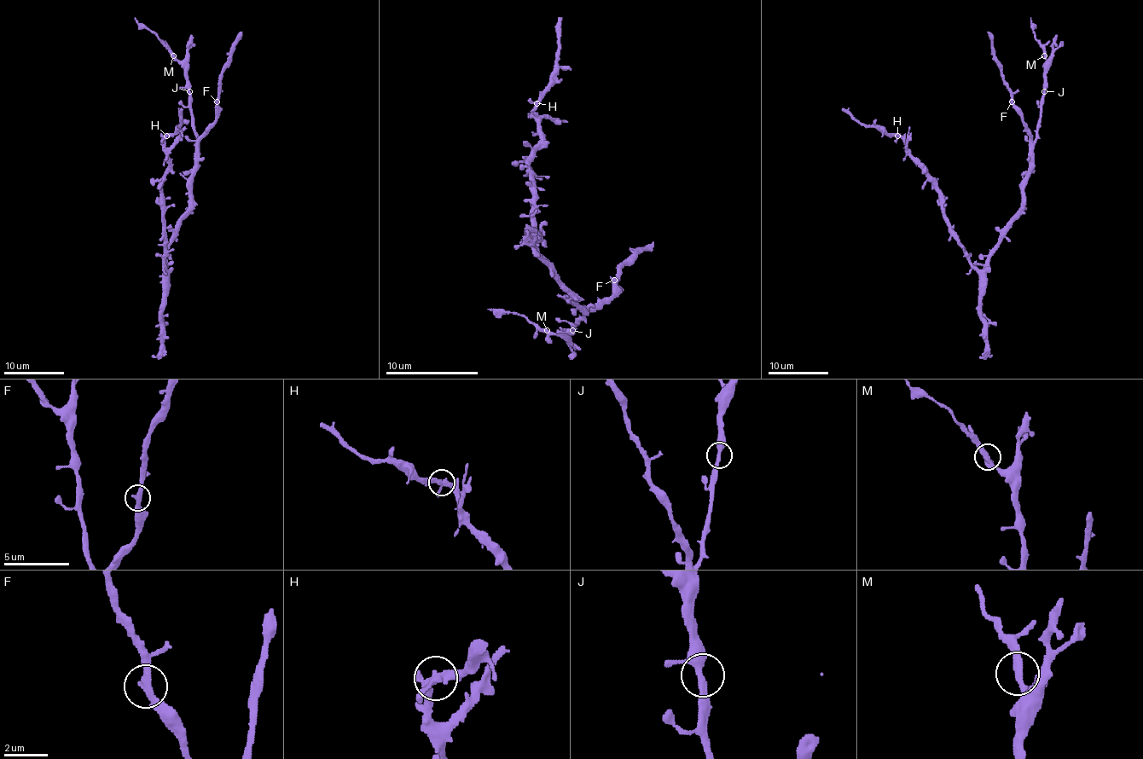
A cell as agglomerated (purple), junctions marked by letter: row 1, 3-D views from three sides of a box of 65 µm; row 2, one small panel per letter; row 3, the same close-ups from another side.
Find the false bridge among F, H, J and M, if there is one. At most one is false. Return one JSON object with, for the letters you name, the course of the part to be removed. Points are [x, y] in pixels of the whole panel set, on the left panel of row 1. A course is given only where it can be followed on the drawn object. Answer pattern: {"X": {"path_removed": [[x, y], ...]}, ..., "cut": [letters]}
{"cut": []}

